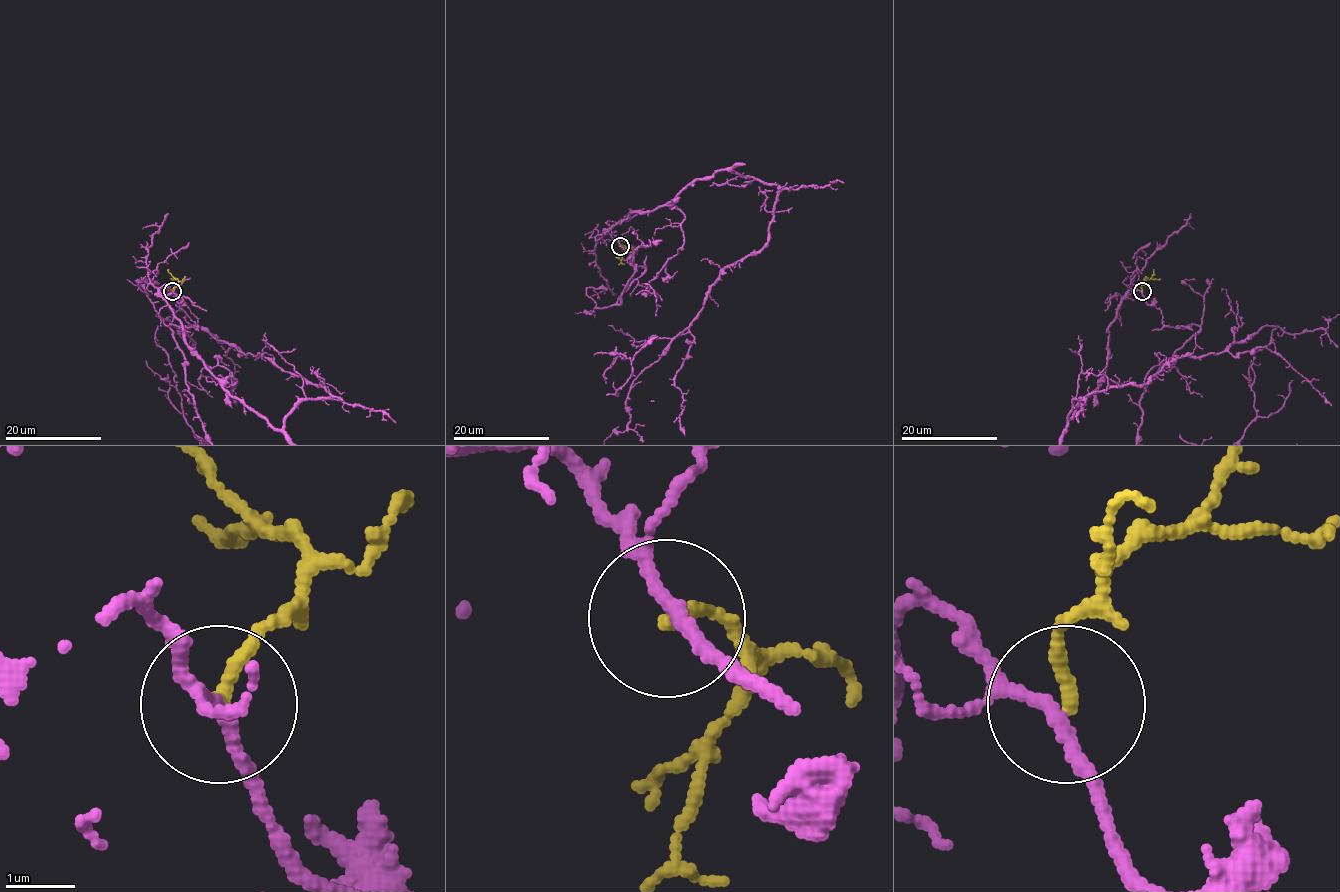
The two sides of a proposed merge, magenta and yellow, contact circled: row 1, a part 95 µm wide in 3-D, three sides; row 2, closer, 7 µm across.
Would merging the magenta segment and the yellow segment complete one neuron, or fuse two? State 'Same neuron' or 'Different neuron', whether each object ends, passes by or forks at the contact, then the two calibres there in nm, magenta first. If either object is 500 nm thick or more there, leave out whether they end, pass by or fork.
Different neuron. At the ring magenta forks. At the ring yellow ends. Thickness 150 nm (magenta) against 200 nm

